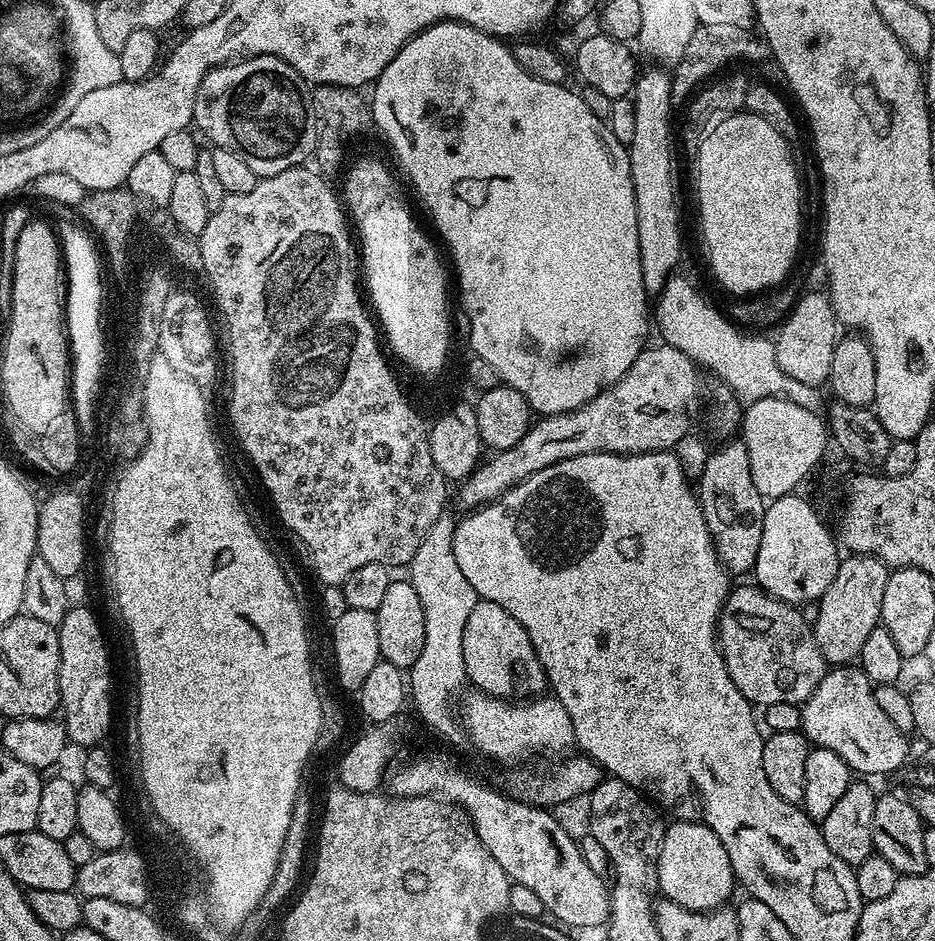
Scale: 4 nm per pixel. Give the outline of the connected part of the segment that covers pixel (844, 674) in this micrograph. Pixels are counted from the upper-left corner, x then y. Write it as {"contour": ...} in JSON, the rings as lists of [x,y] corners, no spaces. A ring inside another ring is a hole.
{"contour":[[[836,666],[831,670],[825,671],[822,682],[818,682],[818,686],[814,690],[814,694],[810,694],[808,701],[802,705],[800,709],[802,714],[802,722],[800,727],[805,736],[808,737],[809,741],[817,748],[825,748],[826,750],[834,750],[834,754],[838,754],[838,758],[842,758],[852,769],[853,773],[862,775],[864,778],[872,778],[868,776],[884,776],[887,772],[896,772],[904,763],[908,760],[908,740],[909,737],[902,730],[898,730],[898,726],[894,726],[894,722],[890,722],[890,718],[886,718],[886,714],[882,711],[878,702],[874,702],[874,685],[871,680],[869,680],[868,675],[859,668],[859,666]]]}

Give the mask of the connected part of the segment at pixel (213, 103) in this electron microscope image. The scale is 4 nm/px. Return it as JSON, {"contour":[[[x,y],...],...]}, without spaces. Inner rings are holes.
{"contour":[[[250,56],[210,70],[198,86],[192,115],[209,145],[234,150],[257,178],[303,165],[316,147],[316,125],[300,76],[278,56]]]}

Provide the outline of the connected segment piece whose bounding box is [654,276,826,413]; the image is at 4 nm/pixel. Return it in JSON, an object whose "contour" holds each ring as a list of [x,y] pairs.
{"contour":[[[669,277],[666,286],[654,300],[654,324],[655,327],[656,324],[660,327],[659,339],[663,343],[682,350],[703,369],[709,368],[726,387],[733,388],[737,392],[735,395],[741,401],[751,402],[776,396],[778,399],[789,400],[795,405],[805,407],[806,410],[815,413],[819,413],[825,407],[826,400],[820,397],[821,389],[819,387],[811,388],[806,386],[806,382],[798,382],[798,378],[790,378],[790,374],[786,374],[786,370],[782,370],[782,366],[778,366],[775,343],[769,337],[768,340],[764,337],[767,335],[749,334],[747,331],[741,330],[721,309],[720,313],[702,293],[698,292],[694,285],[686,279],[678,277]]]}

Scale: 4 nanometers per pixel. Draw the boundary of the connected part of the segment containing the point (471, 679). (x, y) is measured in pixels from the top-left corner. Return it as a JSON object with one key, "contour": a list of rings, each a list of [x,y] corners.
{"contour":[[[477,599],[474,610],[470,610],[466,630],[462,630],[462,658],[467,683],[488,696],[536,698],[545,691],[542,662],[538,662],[530,634],[522,630],[522,622],[514,614],[502,610],[493,600]]]}

